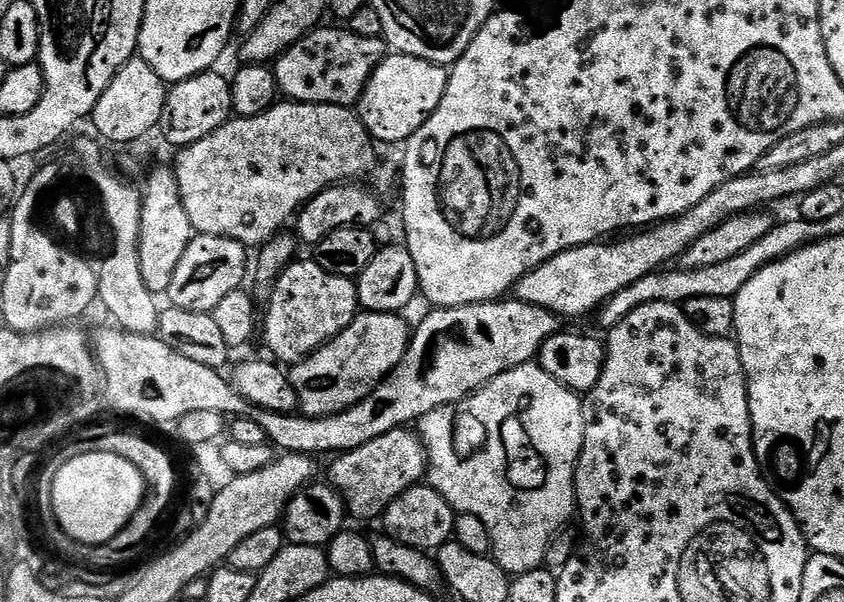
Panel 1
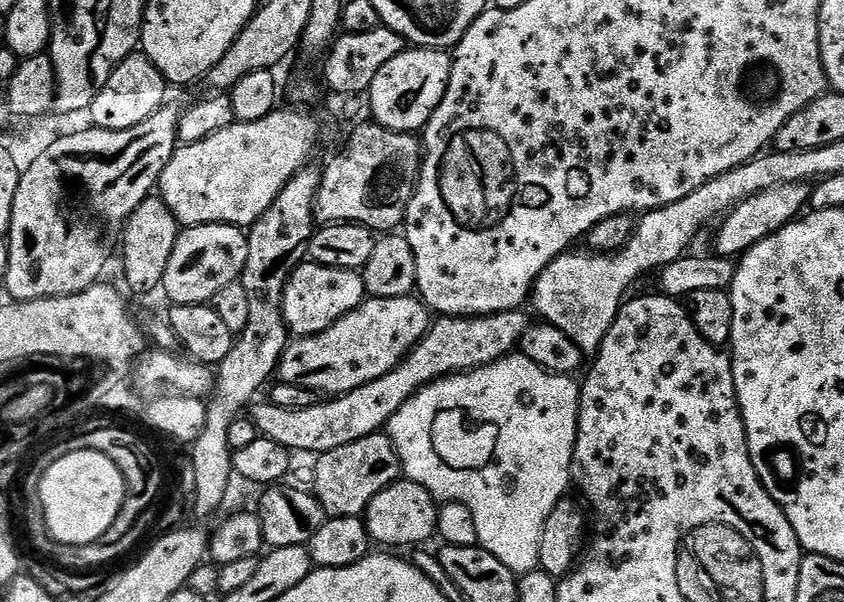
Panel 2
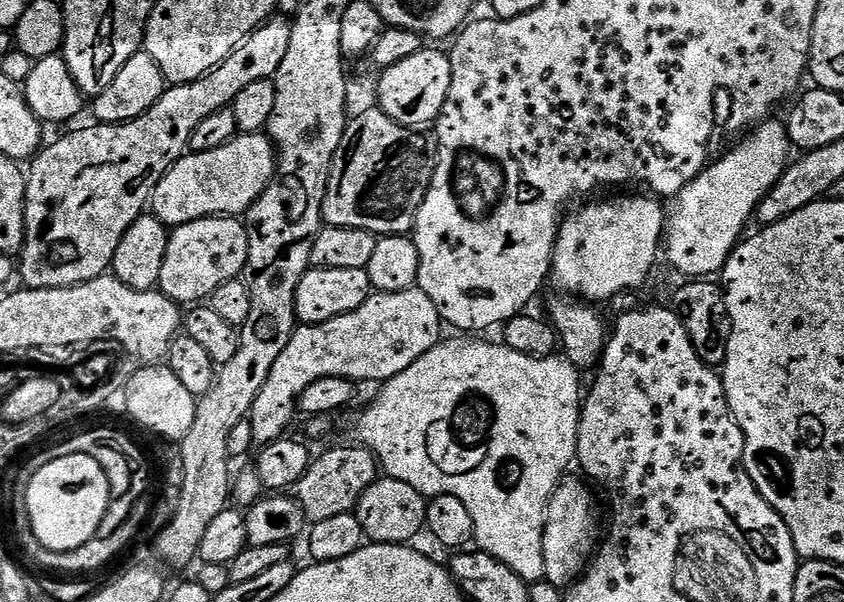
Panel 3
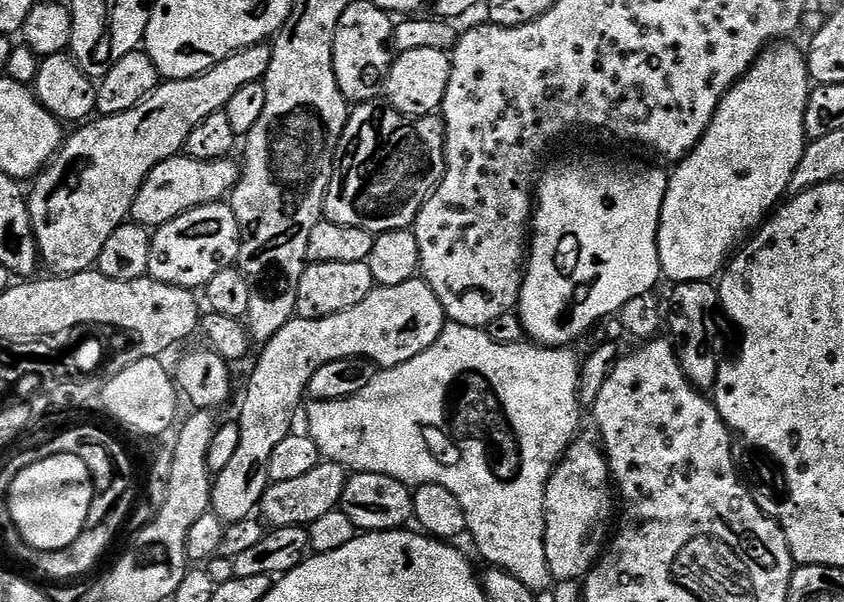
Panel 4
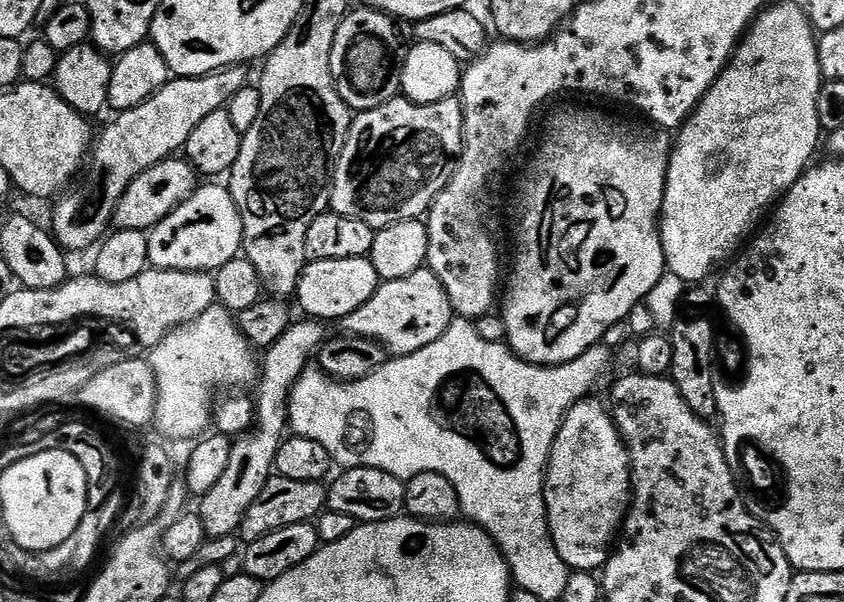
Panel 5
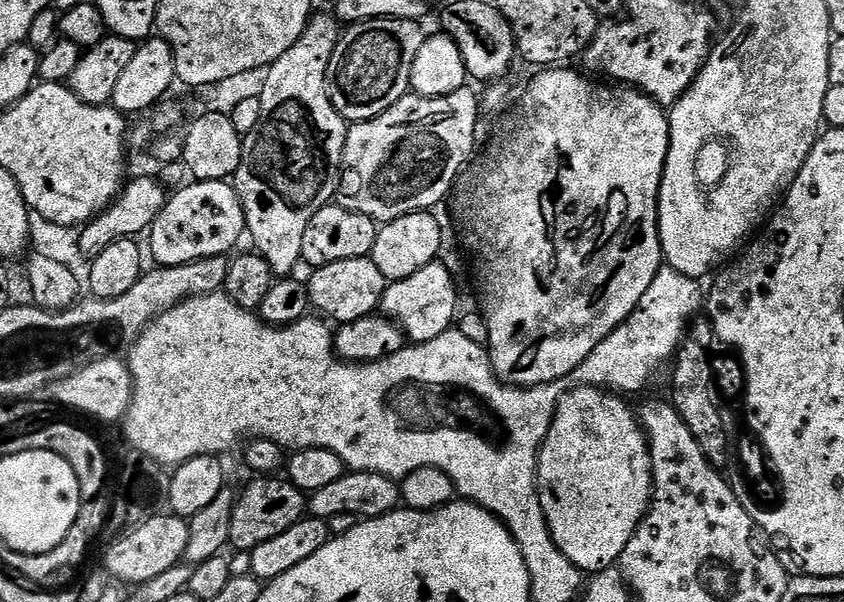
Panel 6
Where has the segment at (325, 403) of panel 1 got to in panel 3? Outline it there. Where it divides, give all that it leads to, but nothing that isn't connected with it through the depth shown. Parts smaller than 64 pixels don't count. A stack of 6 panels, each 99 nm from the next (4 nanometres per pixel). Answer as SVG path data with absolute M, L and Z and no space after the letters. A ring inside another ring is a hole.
M418 286L397 292L373 291L366 302L350 314L342 314L330 322L297 327L274 366L270 366L266 382L252 403L253 445L273 444L287 433L284 431L292 424L292 408L294 412L302 390L306 390L310 382L331 376L353 382L383 382L394 378L441 343L440 328L439 310Z

